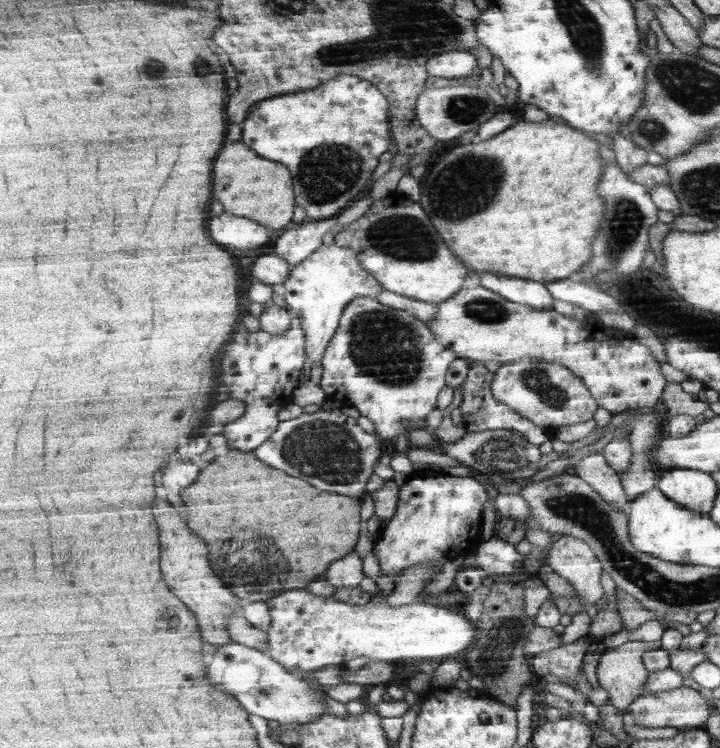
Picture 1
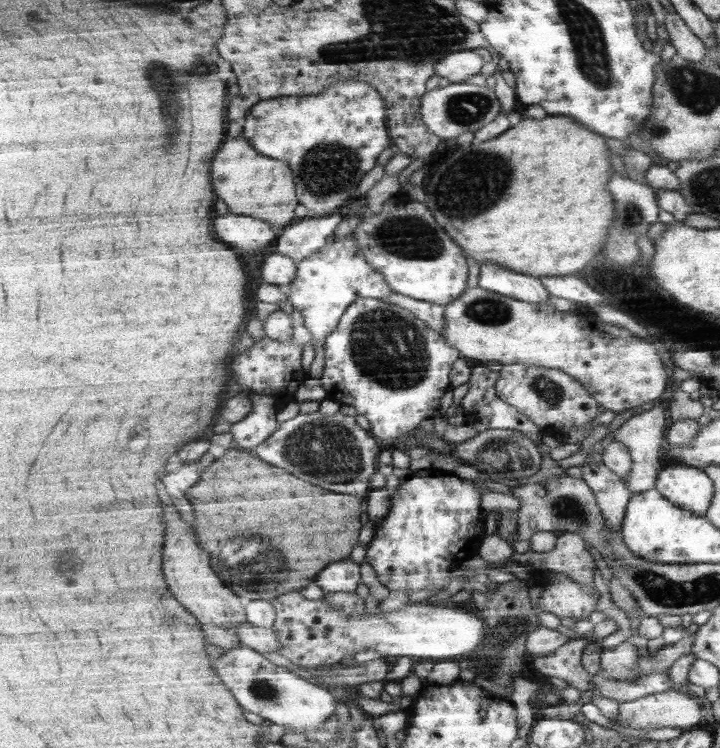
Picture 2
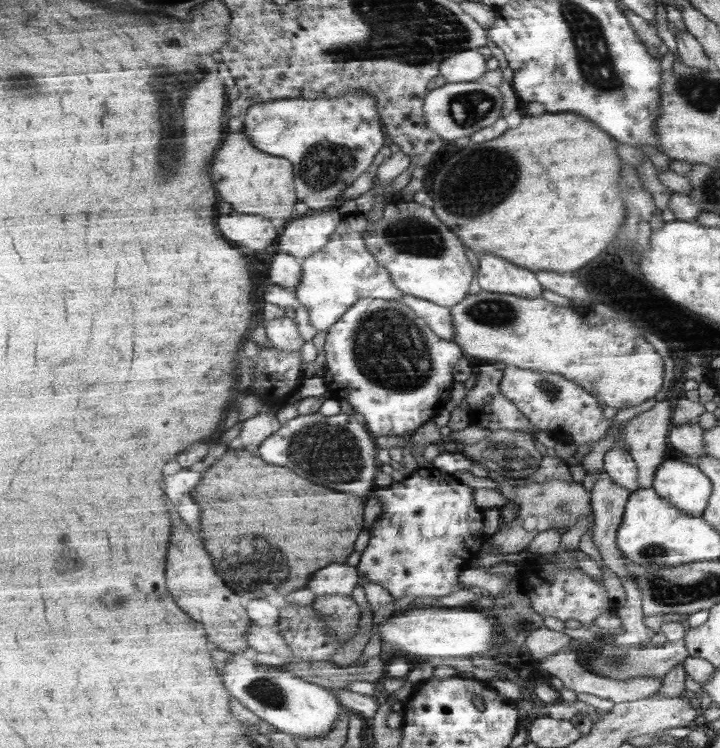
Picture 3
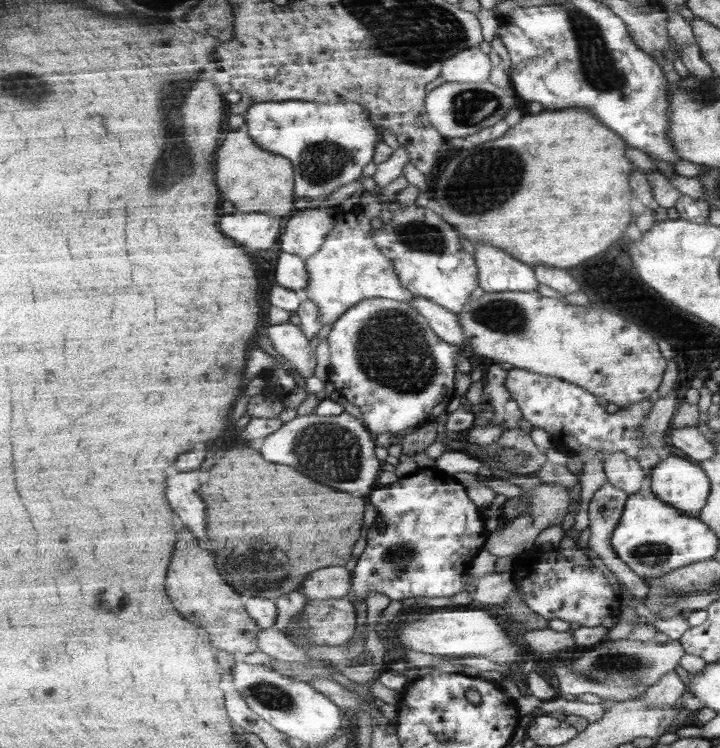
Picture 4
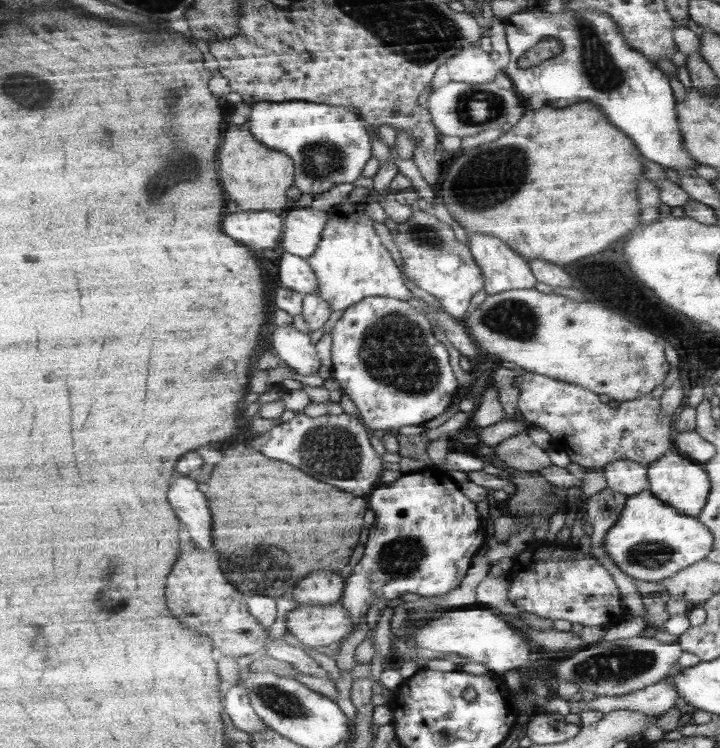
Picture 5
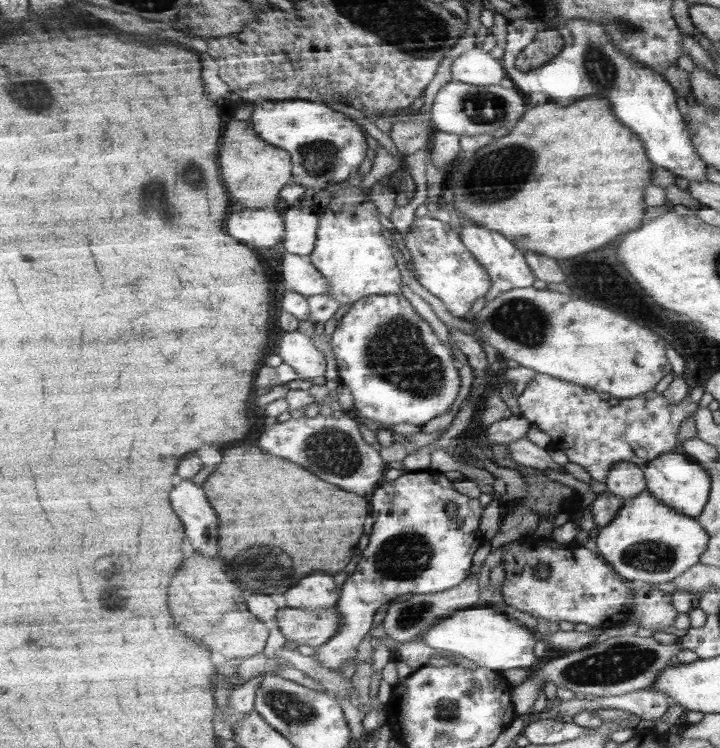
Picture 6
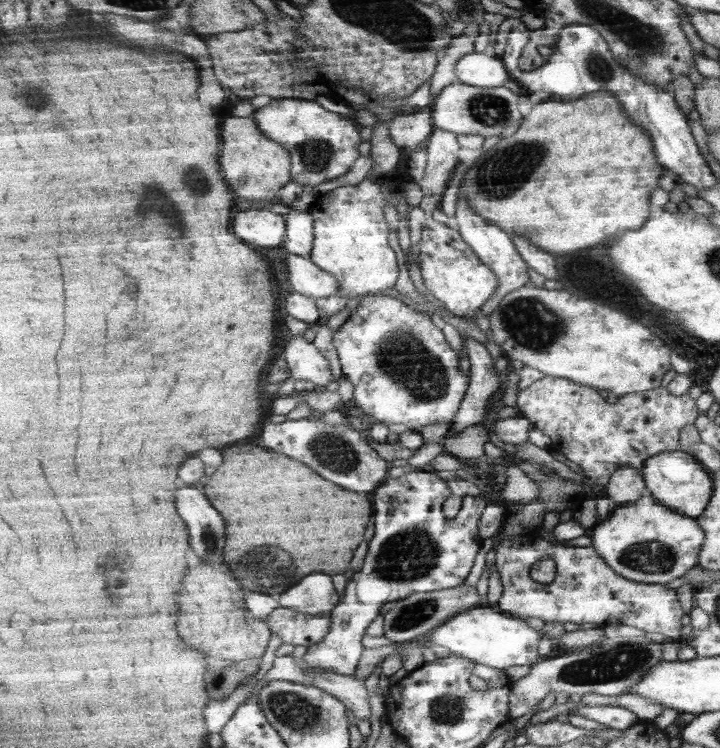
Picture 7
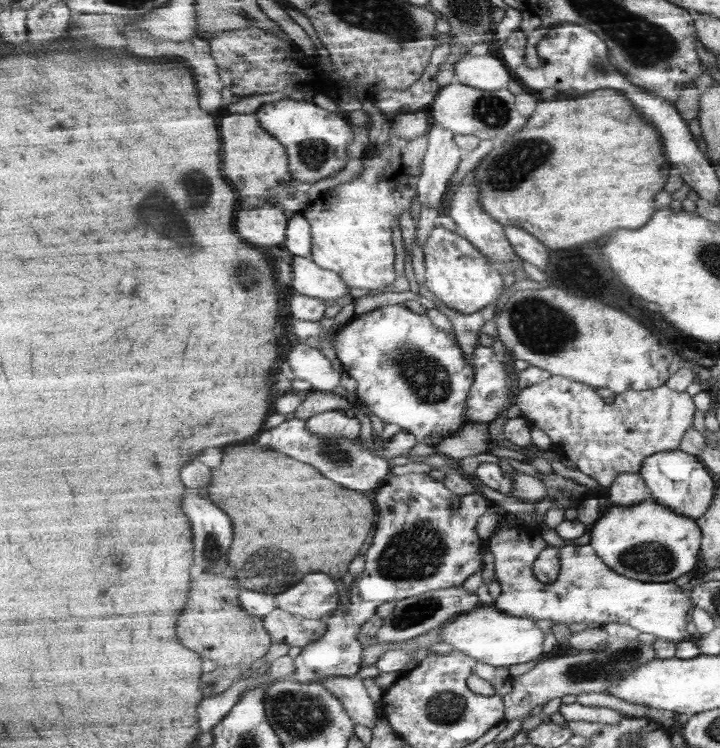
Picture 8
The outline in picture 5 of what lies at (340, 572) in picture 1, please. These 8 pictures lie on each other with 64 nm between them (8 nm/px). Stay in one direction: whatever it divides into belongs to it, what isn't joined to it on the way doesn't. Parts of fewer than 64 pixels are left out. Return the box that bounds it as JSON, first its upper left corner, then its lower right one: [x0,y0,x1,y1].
[291,570,346,605]

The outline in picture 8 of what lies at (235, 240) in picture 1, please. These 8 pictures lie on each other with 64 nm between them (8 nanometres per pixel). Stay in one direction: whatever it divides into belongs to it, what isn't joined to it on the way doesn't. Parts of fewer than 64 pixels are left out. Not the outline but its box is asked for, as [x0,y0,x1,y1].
[237,201,290,246]

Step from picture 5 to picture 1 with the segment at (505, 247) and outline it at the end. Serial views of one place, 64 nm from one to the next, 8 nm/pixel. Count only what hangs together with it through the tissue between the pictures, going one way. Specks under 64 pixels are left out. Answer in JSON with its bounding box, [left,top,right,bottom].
[480,272,555,310]

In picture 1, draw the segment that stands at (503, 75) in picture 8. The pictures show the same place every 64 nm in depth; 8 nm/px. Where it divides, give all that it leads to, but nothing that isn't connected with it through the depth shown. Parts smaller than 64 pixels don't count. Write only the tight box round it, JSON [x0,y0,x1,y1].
[429,51,479,78]

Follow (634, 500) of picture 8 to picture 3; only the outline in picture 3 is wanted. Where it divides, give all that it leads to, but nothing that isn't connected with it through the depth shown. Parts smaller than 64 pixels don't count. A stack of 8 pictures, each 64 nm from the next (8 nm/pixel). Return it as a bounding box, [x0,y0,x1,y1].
[604,448,638,492]

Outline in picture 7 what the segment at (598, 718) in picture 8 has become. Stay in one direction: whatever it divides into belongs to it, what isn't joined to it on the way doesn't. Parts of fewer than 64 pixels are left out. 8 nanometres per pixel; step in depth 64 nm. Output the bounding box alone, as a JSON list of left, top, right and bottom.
[568,704,641,731]

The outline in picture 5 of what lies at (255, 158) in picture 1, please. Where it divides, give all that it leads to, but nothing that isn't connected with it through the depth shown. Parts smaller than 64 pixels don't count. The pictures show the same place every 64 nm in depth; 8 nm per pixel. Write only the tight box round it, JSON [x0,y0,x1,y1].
[219,124,296,216]

